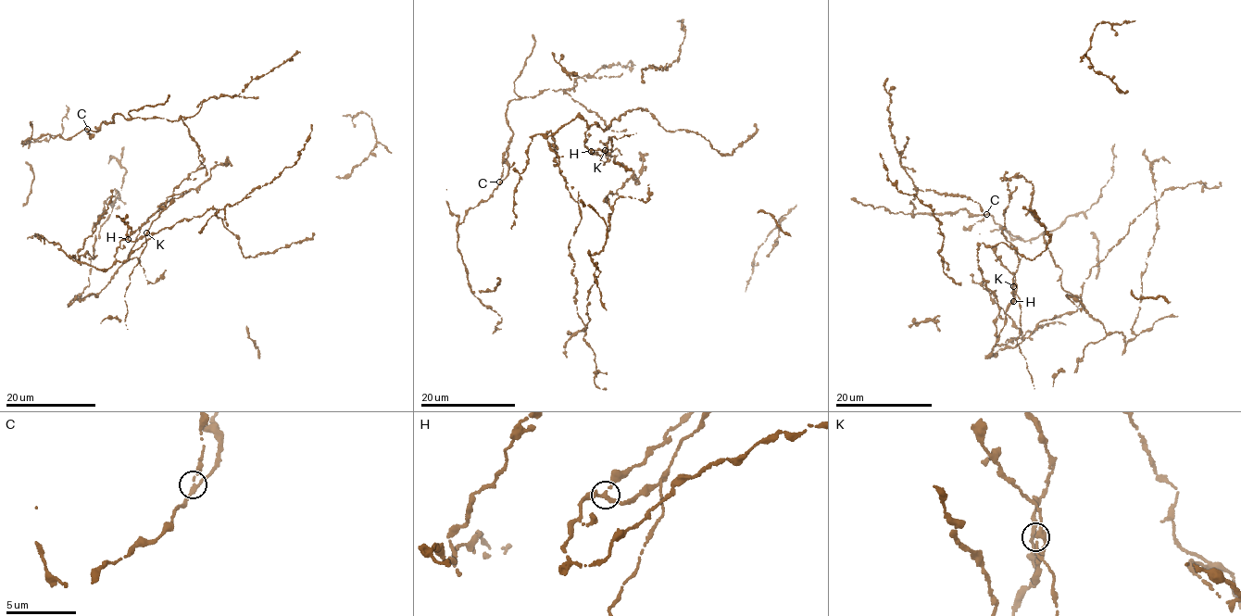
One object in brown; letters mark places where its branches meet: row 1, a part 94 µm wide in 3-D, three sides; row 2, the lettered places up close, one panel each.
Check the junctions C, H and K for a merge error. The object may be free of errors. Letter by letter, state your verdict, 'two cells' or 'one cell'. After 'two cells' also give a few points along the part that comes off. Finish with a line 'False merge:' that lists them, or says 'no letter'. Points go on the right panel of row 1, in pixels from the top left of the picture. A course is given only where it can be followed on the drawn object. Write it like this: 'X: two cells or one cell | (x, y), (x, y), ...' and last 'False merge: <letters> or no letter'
C: one cell
H: one cell
K: two cells | (1013, 286), (1021, 311), (1020, 334), (1016, 339), (1034, 388)
False merge: K

